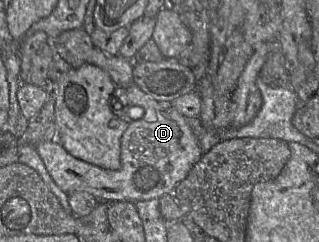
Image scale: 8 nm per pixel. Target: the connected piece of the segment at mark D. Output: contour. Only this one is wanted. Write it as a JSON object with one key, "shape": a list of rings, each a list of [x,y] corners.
{"shape":[[[135,83],[127,87],[127,94],[133,105],[128,114],[132,121],[121,138],[121,167],[118,170],[103,169],[77,159],[56,139],[36,146],[47,171],[64,193],[85,192],[100,202],[159,199],[171,194],[201,158],[203,153],[190,121],[173,108],[171,102],[153,99]]]}

